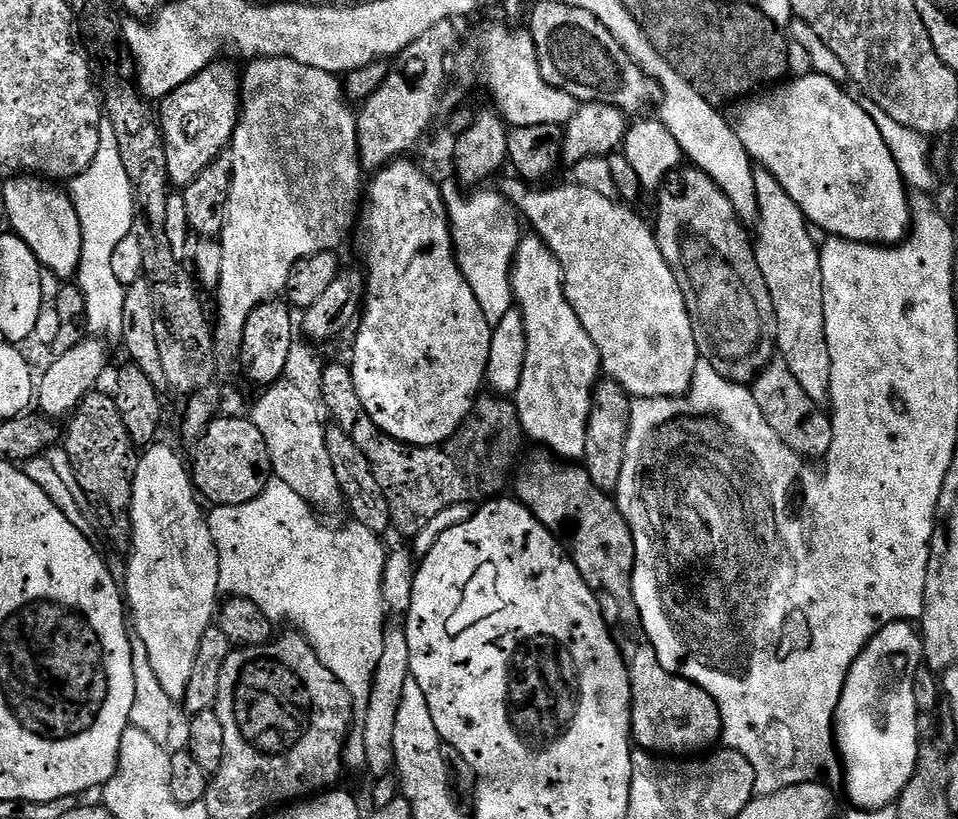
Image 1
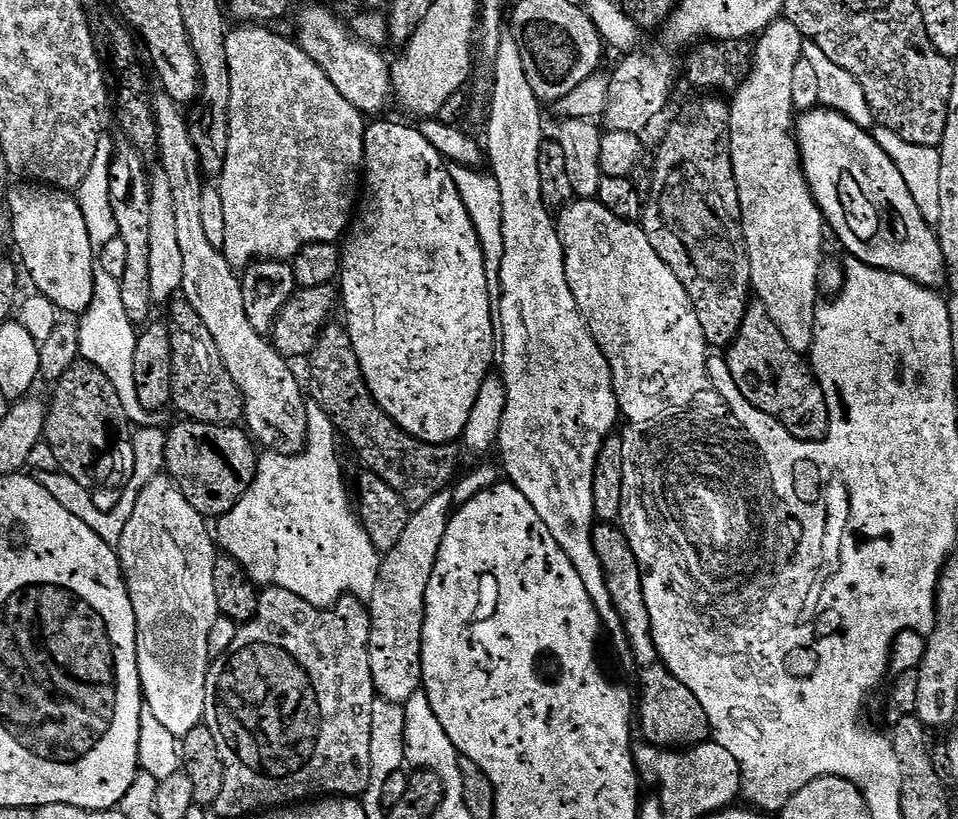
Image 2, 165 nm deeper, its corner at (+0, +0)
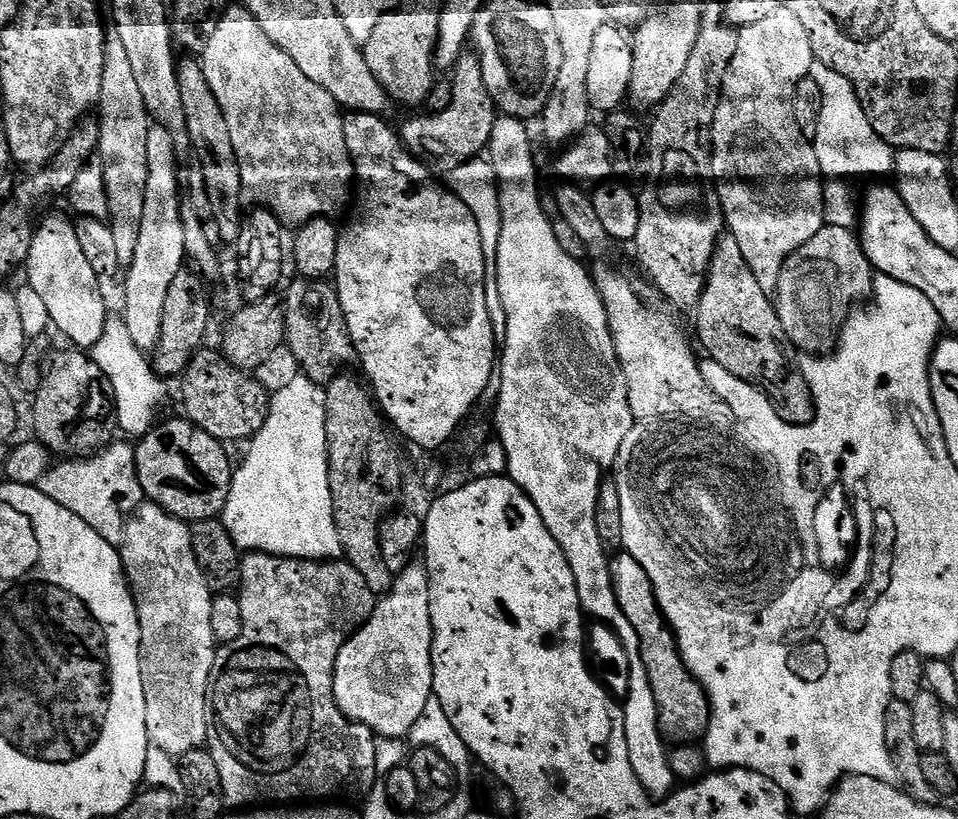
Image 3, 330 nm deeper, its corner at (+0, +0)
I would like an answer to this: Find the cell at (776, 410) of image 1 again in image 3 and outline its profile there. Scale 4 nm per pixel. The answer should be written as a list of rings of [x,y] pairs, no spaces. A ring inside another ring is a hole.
[[[730,234],[721,236],[716,244],[716,253],[708,267],[708,278],[704,282],[700,304],[694,309],[696,316],[696,336],[705,348],[707,359],[718,362],[718,366],[726,366],[734,378],[742,378],[744,384],[753,384],[768,395],[768,401],[774,406],[778,418],[787,424],[811,424],[814,415],[812,387],[806,382],[798,363],[797,349],[786,338],[786,330],[782,330],[782,322],[776,313],[773,297],[762,286],[758,286],[758,278],[754,278],[750,266],[746,266],[746,258],[742,258],[742,249]]]

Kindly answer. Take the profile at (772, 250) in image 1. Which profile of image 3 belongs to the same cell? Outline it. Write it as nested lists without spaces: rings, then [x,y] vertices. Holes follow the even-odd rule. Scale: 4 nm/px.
[[[788,6],[770,14],[770,18],[762,18],[762,22],[739,29],[739,34],[738,51],[734,54],[734,62],[730,62],[730,70],[726,70],[724,75],[718,110],[714,114],[712,179],[727,231],[742,249],[742,258],[746,258],[746,266],[750,266],[754,278],[758,278],[758,286],[772,294],[790,254],[806,246],[806,242],[826,226],[826,184],[822,179],[818,154],[813,141],[807,140],[802,130],[798,130],[798,122],[794,122],[794,90],[798,82],[809,79],[814,57],[802,21]]]

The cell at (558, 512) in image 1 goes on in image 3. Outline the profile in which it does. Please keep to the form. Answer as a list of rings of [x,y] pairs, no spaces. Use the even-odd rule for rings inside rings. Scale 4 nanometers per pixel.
[[[623,550],[611,557],[610,574],[618,606],[622,606],[622,614],[626,614],[630,626],[634,626],[634,631],[638,633],[642,666],[646,666],[646,678],[650,678],[650,690],[654,690],[654,702],[658,706],[660,732],[669,745],[699,745],[712,721],[712,703],[682,658],[680,647],[676,645],[676,633],[668,625],[668,619],[656,601],[650,574],[642,570],[638,558]]]

